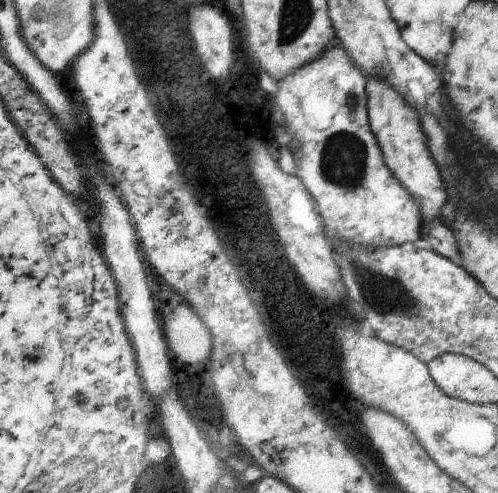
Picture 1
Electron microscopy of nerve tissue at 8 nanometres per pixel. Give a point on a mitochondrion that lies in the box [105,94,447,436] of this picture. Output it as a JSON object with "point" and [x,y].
{"point":[384,295]}

